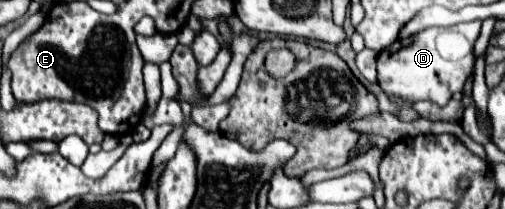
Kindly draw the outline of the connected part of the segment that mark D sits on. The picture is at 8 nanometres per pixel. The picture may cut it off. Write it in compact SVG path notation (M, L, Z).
M468 21L450 27L428 27L404 41L394 43L378 53L378 81L386 93L400 95L410 101L432 101L444 107L452 93L462 91L462 85L472 75L474 43L480 35L482 21Z

